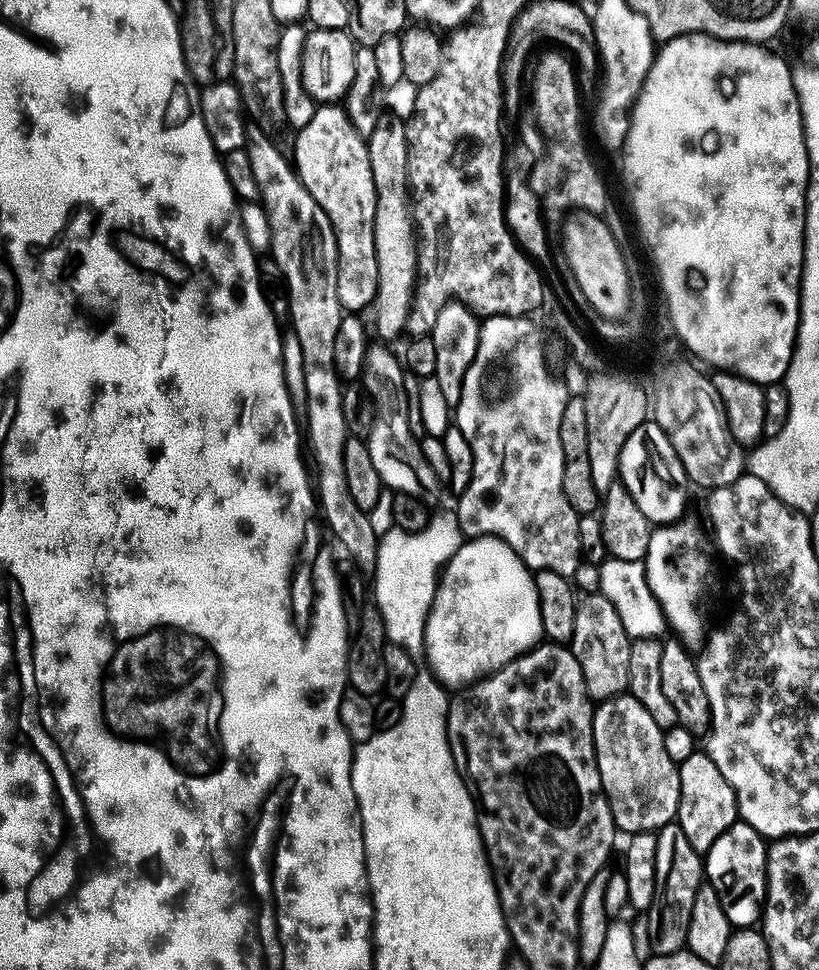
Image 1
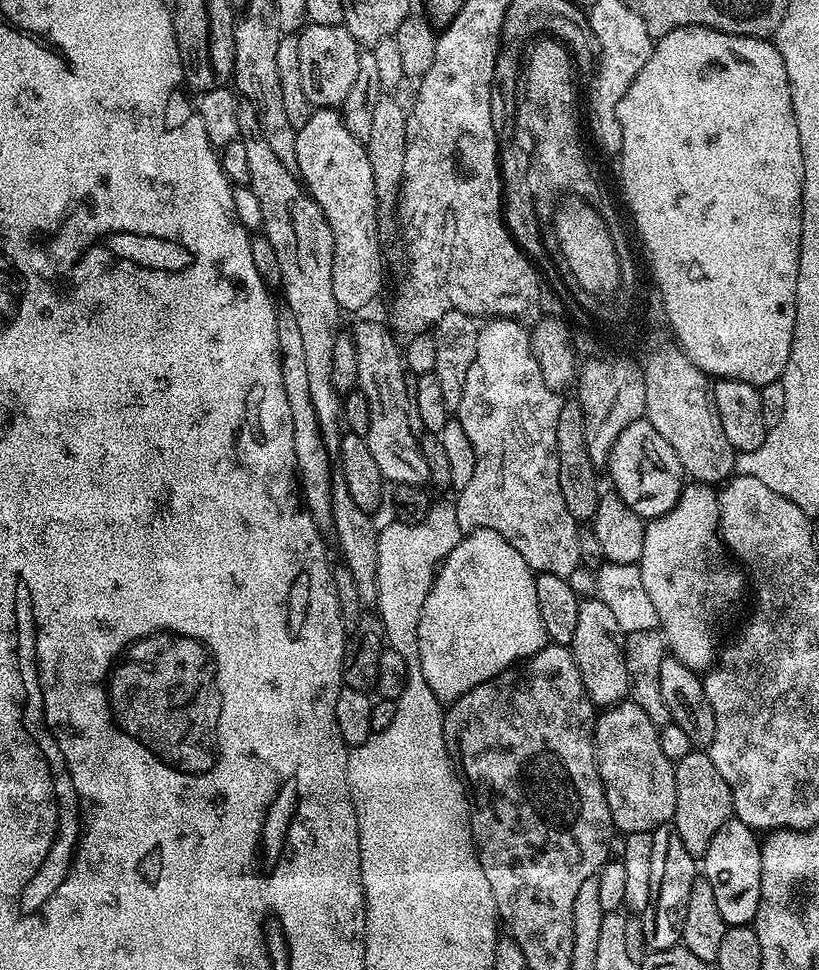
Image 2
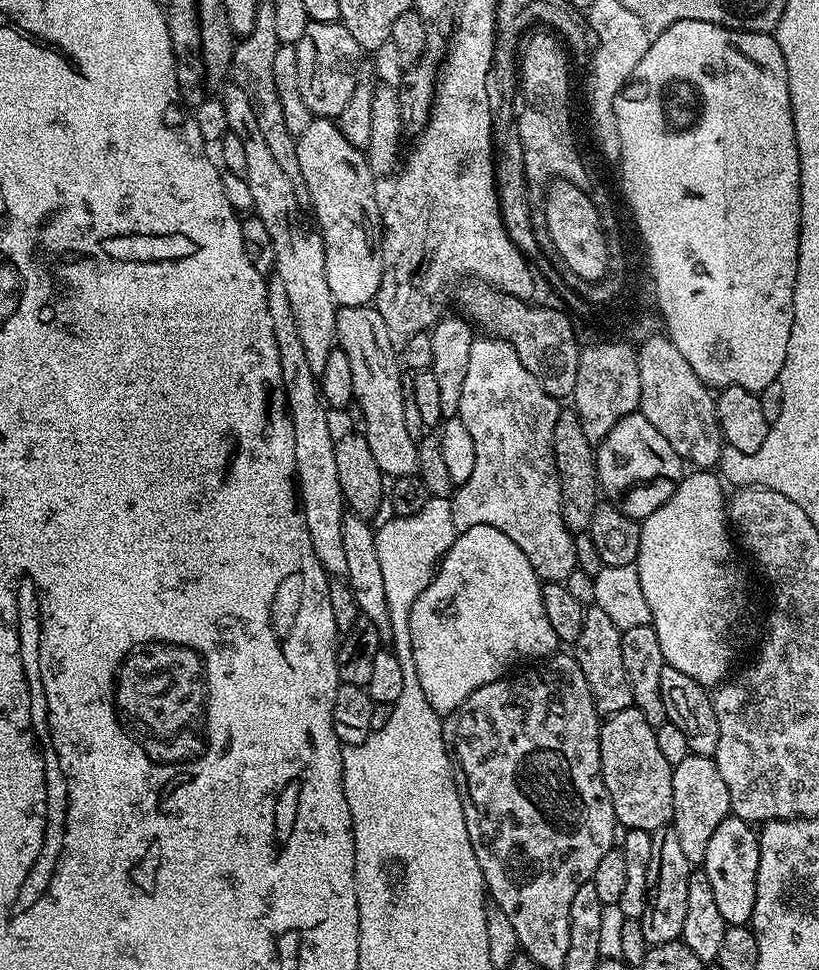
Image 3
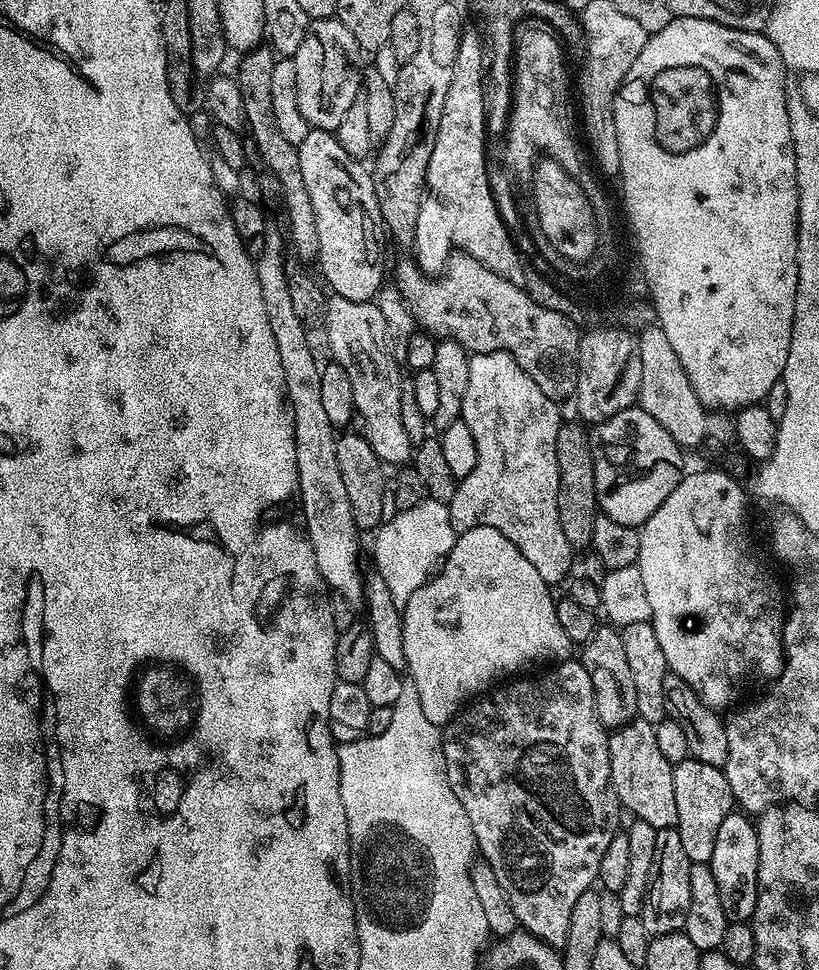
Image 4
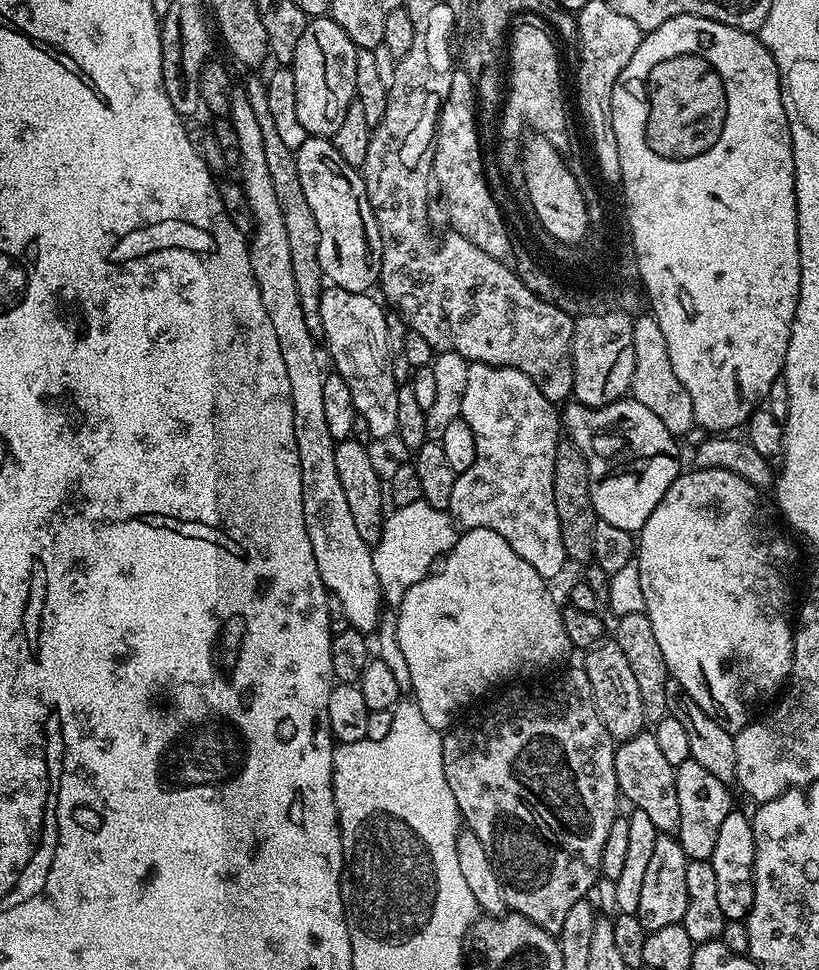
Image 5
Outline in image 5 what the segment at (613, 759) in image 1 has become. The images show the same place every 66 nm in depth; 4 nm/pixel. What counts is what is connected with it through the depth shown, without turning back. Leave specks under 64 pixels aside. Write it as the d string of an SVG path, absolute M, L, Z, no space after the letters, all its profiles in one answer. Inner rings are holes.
M645 730L634 738L619 741L616 746L614 770L617 789L623 796L630 798L635 811L648 815L650 822L654 822L657 833L675 834L678 830L676 769L670 762L666 762L655 734Z

